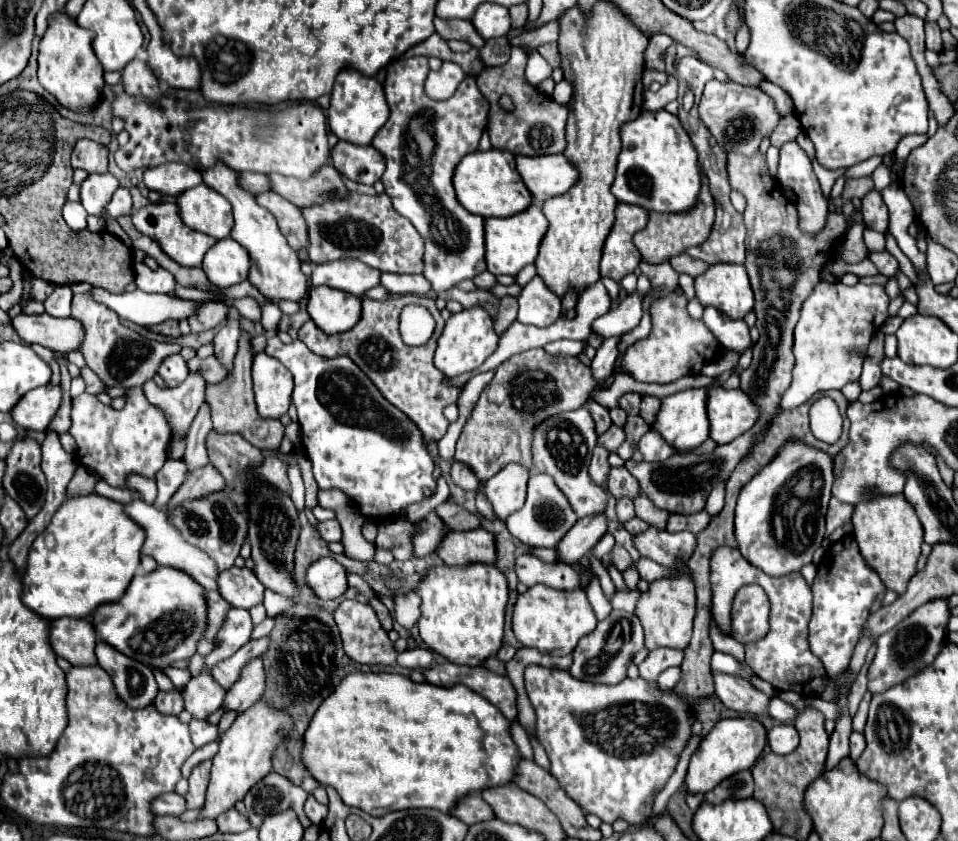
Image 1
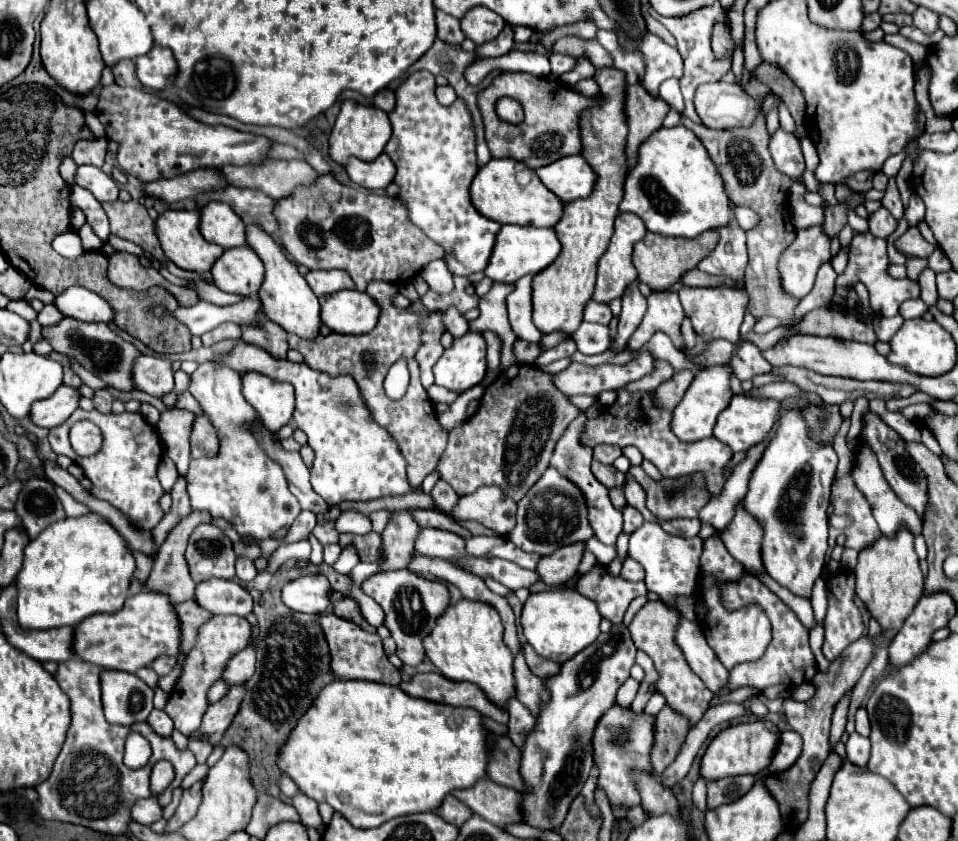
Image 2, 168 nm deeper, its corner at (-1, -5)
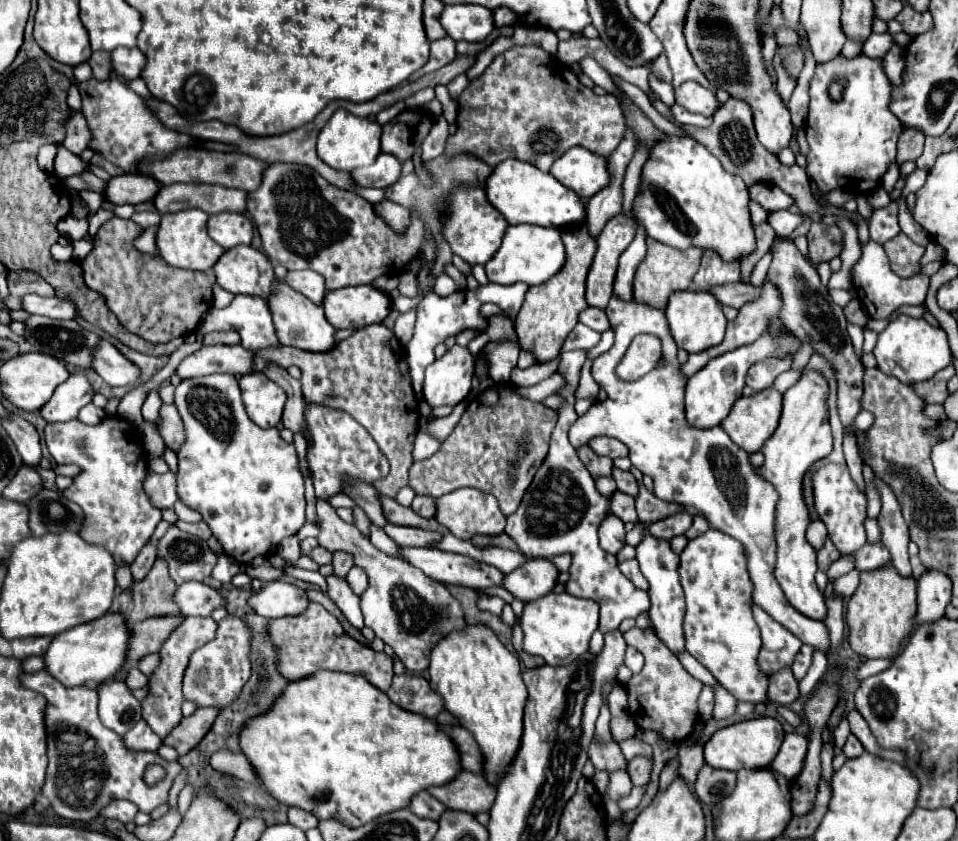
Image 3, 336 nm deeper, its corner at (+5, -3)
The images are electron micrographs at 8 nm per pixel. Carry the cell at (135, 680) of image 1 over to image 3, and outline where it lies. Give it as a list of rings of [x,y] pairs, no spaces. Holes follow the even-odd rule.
[[[113,679],[99,685],[99,717],[111,731],[125,735],[141,719],[139,707],[123,681]]]

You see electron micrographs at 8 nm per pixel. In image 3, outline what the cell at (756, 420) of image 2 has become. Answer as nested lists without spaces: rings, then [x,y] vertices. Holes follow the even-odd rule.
[[[765,389],[753,397],[741,397],[721,427],[729,433],[735,445],[747,453],[757,453],[779,425],[781,401],[783,395],[777,389]]]

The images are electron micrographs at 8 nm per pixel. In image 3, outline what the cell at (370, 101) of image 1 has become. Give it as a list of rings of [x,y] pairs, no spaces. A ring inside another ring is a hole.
[[[337,109],[319,133],[317,155],[323,163],[327,163],[333,169],[353,171],[357,167],[371,165],[377,159],[377,155],[381,153],[379,139],[381,139],[381,125],[379,123],[369,121],[369,119],[361,119],[361,117],[353,117],[345,109]]]

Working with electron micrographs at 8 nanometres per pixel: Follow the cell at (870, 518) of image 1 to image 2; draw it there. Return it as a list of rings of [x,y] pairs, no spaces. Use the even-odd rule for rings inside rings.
[[[905,525],[895,533],[895,537],[881,535],[871,543],[871,547],[861,549],[855,567],[857,595],[867,603],[869,613],[877,617],[883,631],[889,631],[889,637],[893,637],[903,627],[903,621],[923,595],[923,573],[913,549],[913,539],[913,533]]]

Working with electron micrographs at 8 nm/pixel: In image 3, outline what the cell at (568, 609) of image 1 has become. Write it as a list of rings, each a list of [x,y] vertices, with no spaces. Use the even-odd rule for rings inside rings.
[[[547,593],[545,597],[525,605],[519,619],[525,633],[523,651],[529,655],[539,655],[547,665],[569,665],[579,659],[589,649],[589,639],[599,625],[599,605],[591,599],[573,599],[567,593]]]

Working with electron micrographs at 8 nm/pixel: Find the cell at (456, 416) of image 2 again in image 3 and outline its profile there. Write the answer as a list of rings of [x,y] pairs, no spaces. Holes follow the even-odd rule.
[[[419,433],[413,445],[413,461],[425,461],[429,459],[437,449],[439,449],[439,441],[435,441],[433,437],[429,437],[427,433]]]

